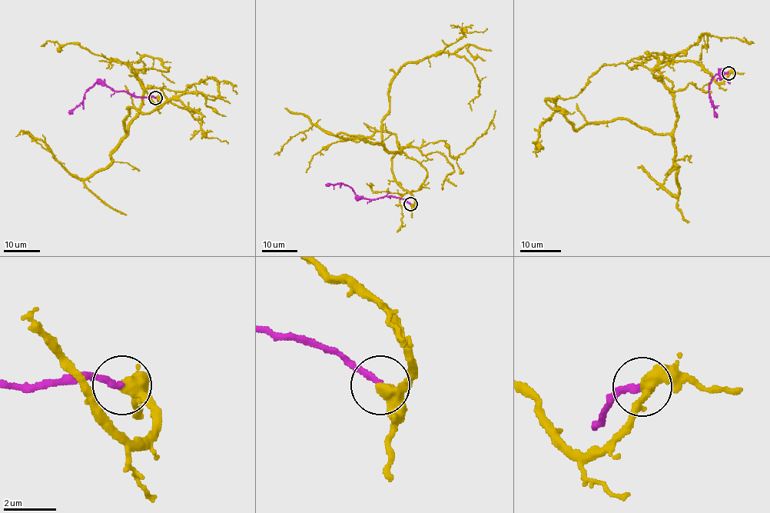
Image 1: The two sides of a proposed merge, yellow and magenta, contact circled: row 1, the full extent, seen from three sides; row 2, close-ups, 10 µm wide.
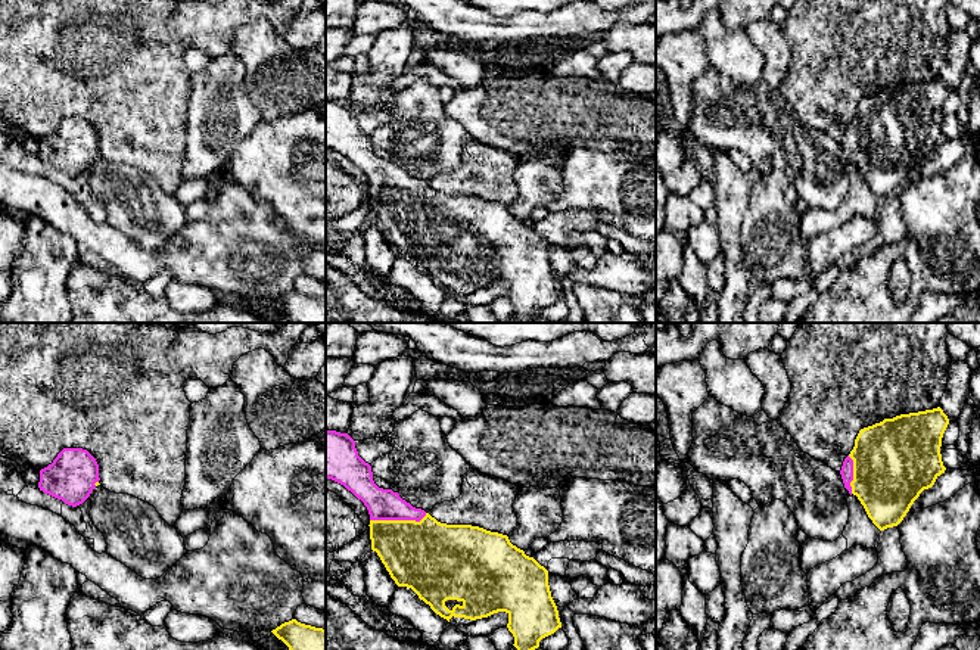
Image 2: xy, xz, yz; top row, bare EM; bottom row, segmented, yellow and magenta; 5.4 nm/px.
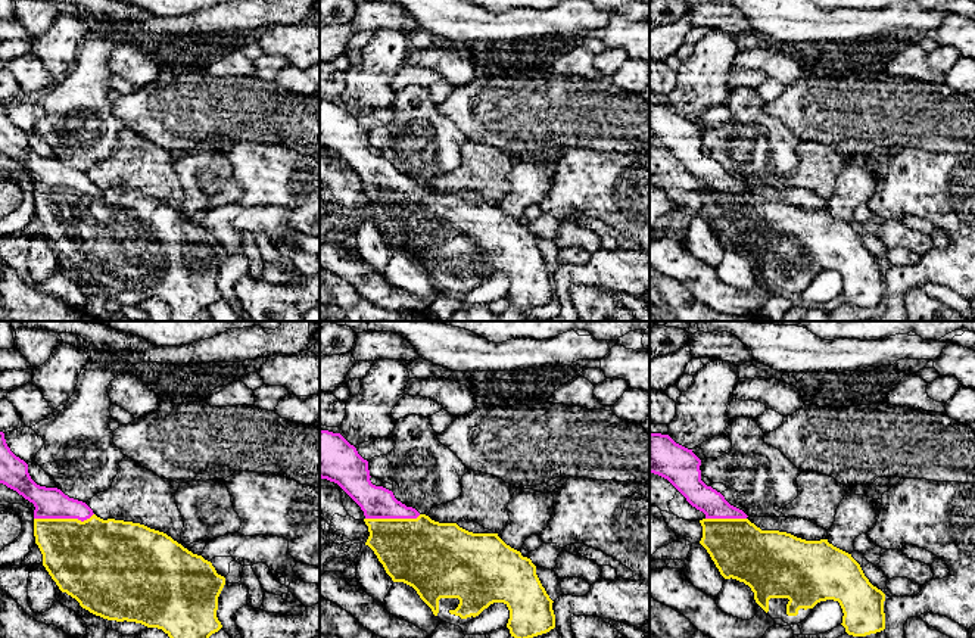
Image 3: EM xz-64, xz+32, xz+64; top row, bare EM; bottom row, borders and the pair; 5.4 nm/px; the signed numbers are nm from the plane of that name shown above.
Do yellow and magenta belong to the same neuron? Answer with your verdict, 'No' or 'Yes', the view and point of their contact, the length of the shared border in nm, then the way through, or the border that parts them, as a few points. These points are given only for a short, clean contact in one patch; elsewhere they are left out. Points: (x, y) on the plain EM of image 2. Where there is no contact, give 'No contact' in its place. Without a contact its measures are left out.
Yes. Touches yellow at xz (398, 190). Shared border 320 nm. Path across: xz (428, 226), (398, 190), (383, 174)

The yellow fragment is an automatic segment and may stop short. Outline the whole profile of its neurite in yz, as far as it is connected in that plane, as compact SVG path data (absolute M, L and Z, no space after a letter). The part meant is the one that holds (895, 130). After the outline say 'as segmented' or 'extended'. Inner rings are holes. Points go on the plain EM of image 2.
M937 77L859 100L840 144L880 200L897 196L920 164L945 143L940 116L948 94Z; extended

